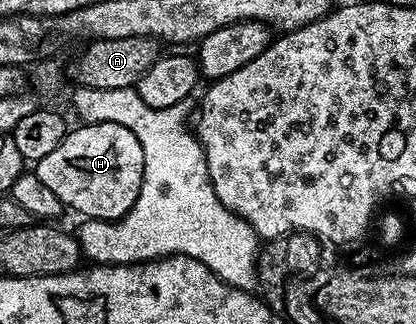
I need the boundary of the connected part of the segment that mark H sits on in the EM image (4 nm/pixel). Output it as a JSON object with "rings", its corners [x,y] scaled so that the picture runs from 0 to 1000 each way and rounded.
{"rings":[[[204,380],[171,395],[156,429],[125,466],[87,503],[87,531],[106,577],[144,614],[161,648],[180,645],[207,676],[228,682],[286,682],[327,602],[337,602],[337,565],[346,552],[346,466],[341,435],[327,429],[308,392],[279,380]]]}

